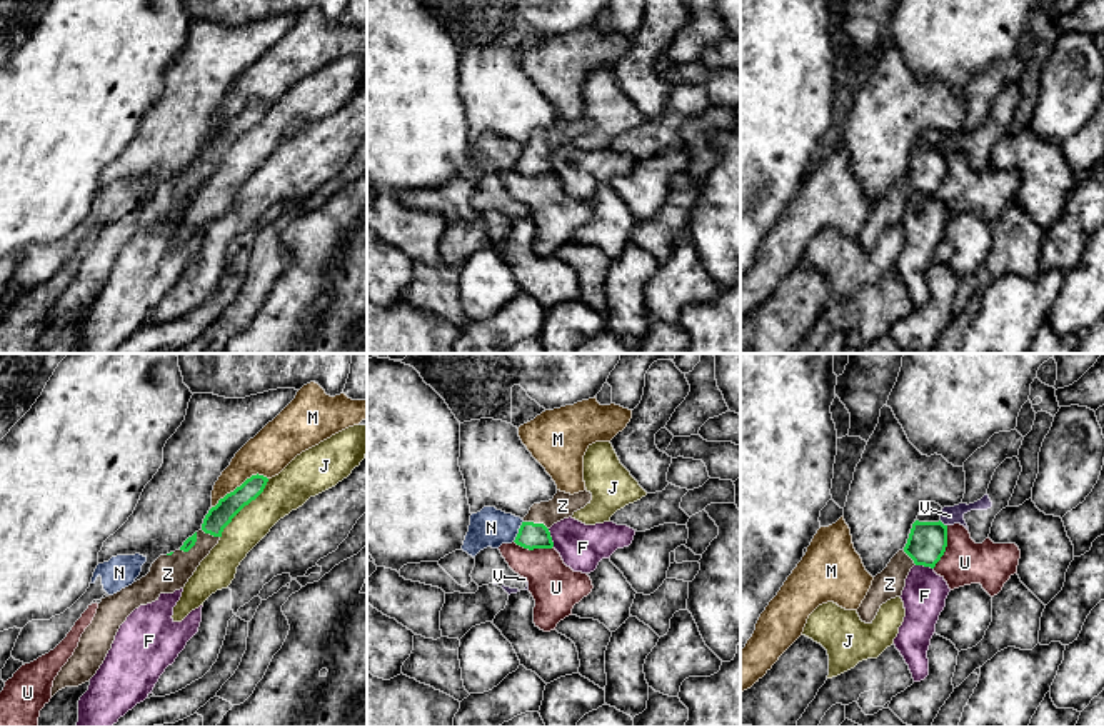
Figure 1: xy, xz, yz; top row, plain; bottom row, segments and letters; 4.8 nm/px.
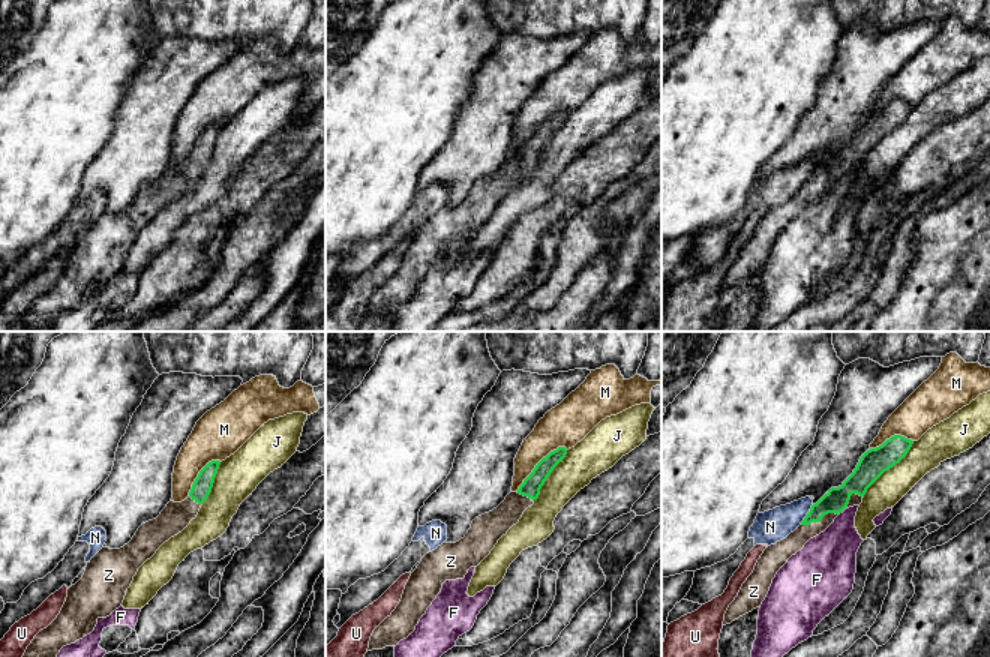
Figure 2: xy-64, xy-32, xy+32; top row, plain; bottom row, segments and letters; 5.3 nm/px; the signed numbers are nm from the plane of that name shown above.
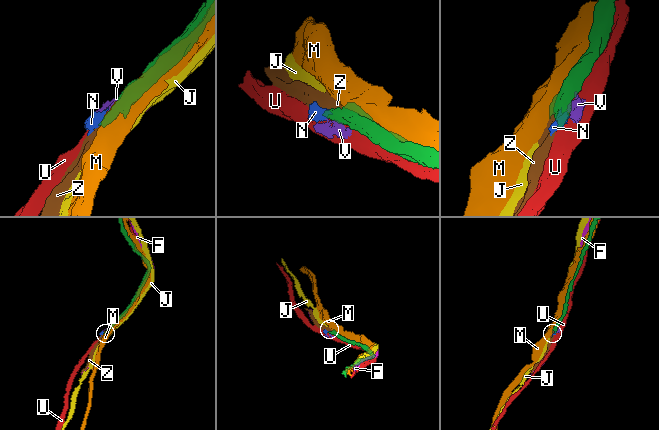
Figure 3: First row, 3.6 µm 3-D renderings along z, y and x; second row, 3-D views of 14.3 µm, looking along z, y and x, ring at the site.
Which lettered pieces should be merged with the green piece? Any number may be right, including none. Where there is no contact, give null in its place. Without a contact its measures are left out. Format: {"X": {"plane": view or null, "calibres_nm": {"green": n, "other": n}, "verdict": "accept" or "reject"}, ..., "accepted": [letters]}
{"F": {"plane": "xz", "calibres_nm": {"green": 130, "other": 220}, "verdict": "reject"}, "J": {"plane": "xy", "calibres_nm": {"green": 110, "other": 190}, "verdict": "reject"}, "M": {"plane": "xy", "calibres_nm": {"green": 110, "other": 220}, "verdict": "reject"}, "N": {"plane": "xz", "calibres_nm": {"green": 130, "other": 190}, "verdict": "reject"}, "U": {"plane": "yz", "calibres_nm": {"green": 190, "other": 220}, "verdict": "reject"}, "V": {"plane": "yz", "calibres_nm": {"green": 190, "other": 90}, "verdict": "reject"}, "Z": {"plane": "xy", "calibres_nm": {"green": 50, "other": 180}, "verdict": "accept"}, "accepted": ["Z"]}

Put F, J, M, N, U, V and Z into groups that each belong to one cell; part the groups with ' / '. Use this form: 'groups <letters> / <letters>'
groups F / J / M / N V / U / Z

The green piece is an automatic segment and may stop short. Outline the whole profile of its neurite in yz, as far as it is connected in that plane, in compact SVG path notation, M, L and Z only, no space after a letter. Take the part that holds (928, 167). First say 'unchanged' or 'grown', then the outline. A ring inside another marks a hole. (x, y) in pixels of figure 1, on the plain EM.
grown; M939 148L912 150L907 170L899 177L887 193L877 200L862 227L857 240L862 248L872 250L882 230L901 223L906 205L914 192L934 195L947 173L947 152Z

